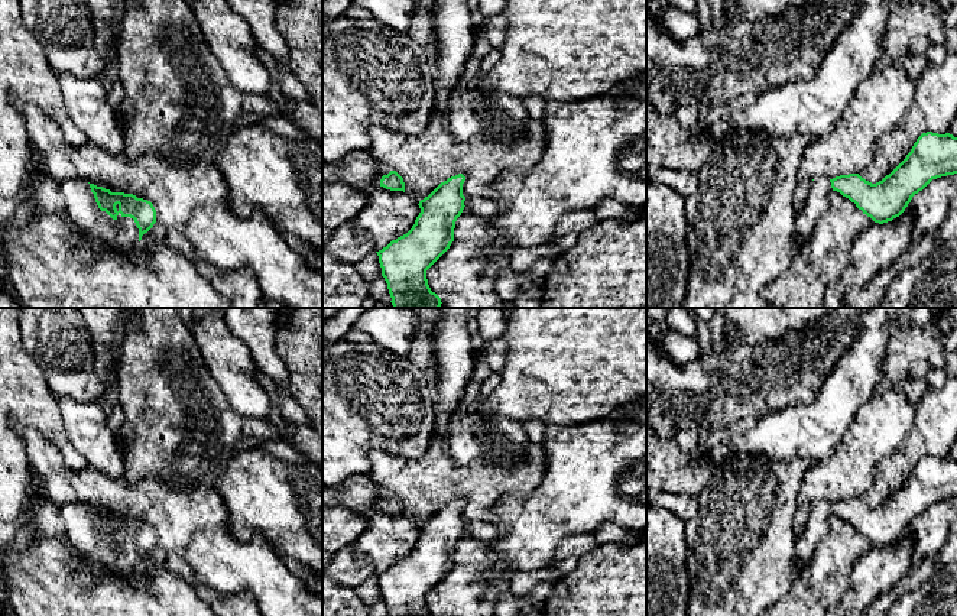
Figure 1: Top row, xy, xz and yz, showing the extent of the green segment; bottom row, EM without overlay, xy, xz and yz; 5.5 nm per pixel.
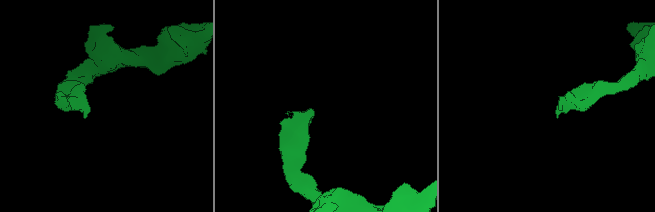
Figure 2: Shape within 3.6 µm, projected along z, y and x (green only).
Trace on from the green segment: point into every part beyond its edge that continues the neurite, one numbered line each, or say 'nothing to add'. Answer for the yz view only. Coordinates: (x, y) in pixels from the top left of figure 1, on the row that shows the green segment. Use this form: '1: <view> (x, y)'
1: yz (816, 204)

